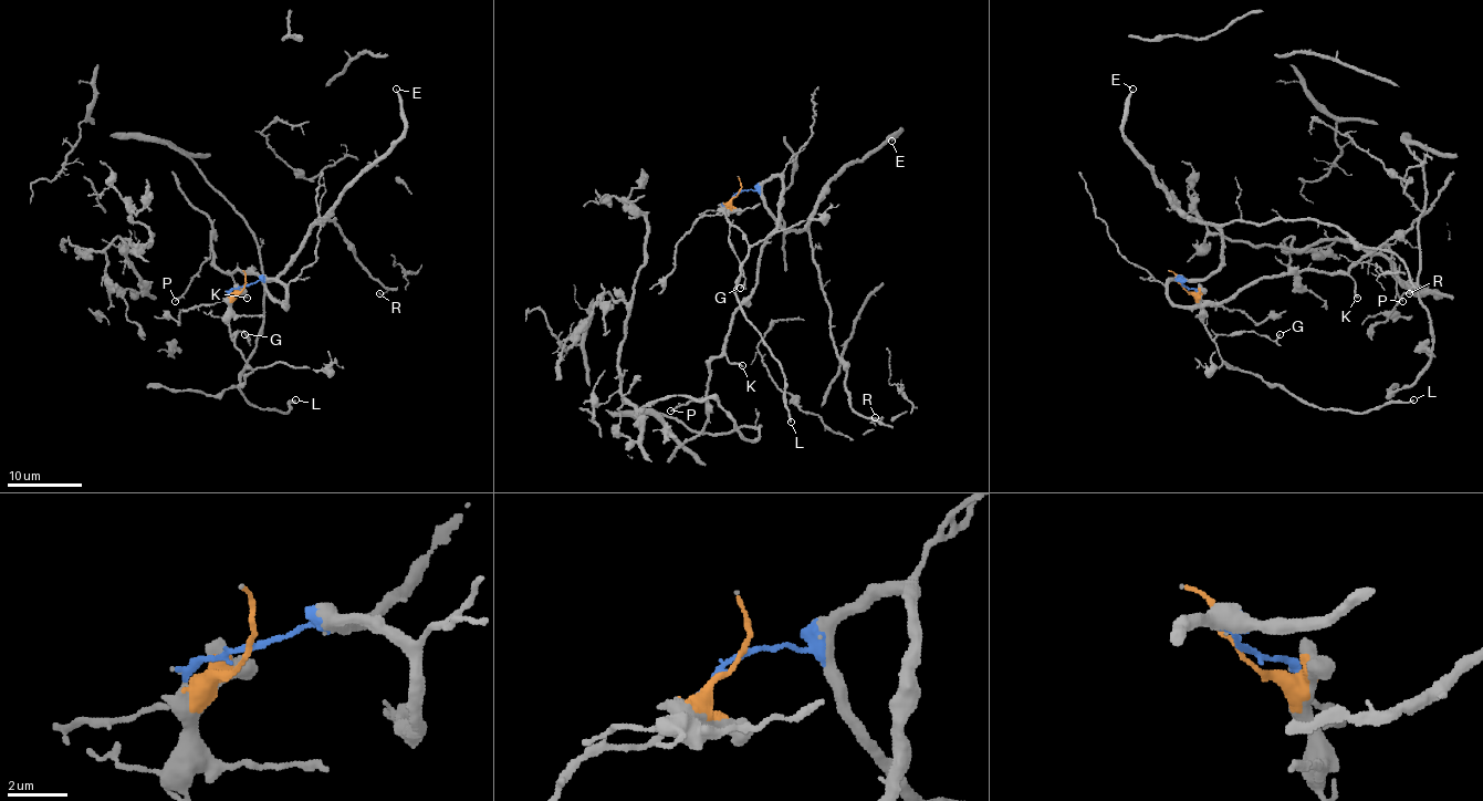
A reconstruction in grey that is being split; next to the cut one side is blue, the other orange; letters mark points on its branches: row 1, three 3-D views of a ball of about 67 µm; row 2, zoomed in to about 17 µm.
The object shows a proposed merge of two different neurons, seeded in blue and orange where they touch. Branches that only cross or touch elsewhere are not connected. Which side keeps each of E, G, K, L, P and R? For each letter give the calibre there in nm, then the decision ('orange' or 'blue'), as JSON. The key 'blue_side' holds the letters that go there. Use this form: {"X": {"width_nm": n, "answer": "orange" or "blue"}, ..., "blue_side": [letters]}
{"E": {"width_nm": 140, "answer": "blue"}, "G": {"width_nm": 130, "answer": "orange"}, "K": {"width_nm": 190, "answer": "blue"}, "L": {"width_nm": 200, "answer": "orange"}, "P": {"width_nm": 160, "answer": "blue"}, "R": {"width_nm": 100, "answer": "blue"}, "blue_side": ["E", "K", "P", "R"]}

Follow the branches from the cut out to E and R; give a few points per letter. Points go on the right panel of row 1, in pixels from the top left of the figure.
E: (1182, 287), (1182, 281), (1203, 281), (1220, 266), (1222, 236), (1187, 217), (1123, 134), (1124, 102), (1134, 89)
R: (1182, 287), (1220, 266), (1222, 228), (1235, 220), (1318, 218), (1364, 247), (1395, 255), (1408, 294)

